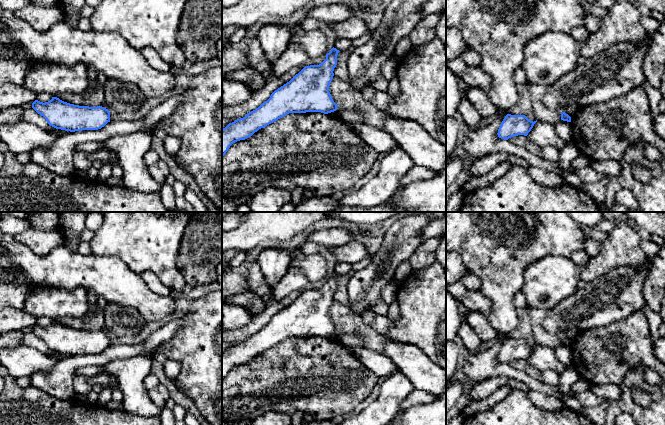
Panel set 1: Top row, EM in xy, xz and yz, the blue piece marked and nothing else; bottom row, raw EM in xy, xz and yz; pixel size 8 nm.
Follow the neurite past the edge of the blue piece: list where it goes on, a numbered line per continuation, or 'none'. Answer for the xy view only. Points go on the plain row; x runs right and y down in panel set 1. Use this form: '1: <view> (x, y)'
none

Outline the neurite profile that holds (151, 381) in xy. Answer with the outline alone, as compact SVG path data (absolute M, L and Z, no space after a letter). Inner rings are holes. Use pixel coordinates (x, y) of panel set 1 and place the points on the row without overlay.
M150 373L145 377L143 384L147 390L151 390L159 384L159 380L154 374Z

